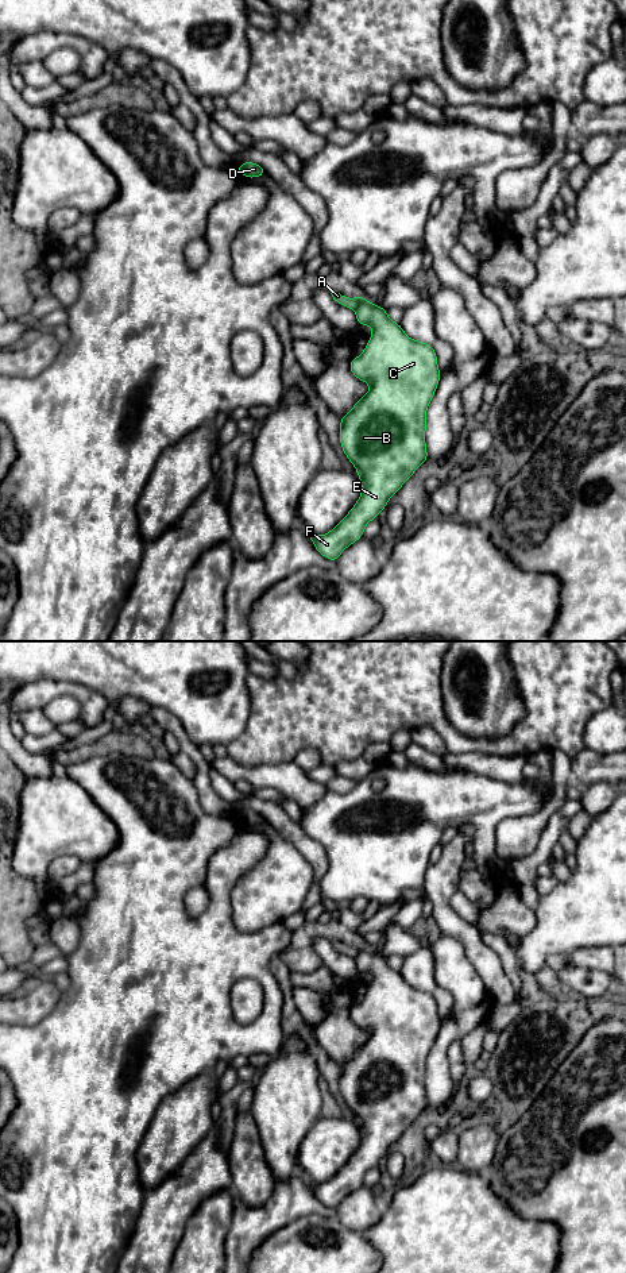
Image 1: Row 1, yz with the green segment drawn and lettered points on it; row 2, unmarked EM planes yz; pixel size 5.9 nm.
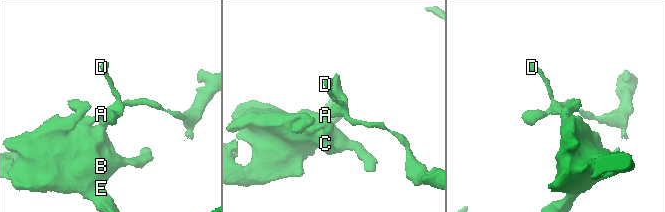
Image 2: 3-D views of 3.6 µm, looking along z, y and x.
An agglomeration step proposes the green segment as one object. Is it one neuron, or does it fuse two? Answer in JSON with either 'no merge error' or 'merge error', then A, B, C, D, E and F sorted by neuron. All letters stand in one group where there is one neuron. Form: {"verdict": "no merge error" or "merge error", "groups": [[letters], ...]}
{"verdict": "merge error", "groups": [["A", "D"], ["B", "C", "E", "F"]]}

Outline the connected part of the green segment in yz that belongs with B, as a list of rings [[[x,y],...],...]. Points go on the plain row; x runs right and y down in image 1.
[[[364,948],[356,957],[359,973],[370,973],[372,983],[364,999],[349,1010],[351,1021],[362,1030],[370,1033],[370,1038],[356,1049],[353,1056],[340,1066],[339,1087],[348,1108],[355,1114],[362,1133],[362,1142],[348,1162],[328,1181],[317,1184],[309,1181],[314,1196],[326,1207],[336,1210],[341,1200],[358,1189],[366,1173],[378,1166],[389,1147],[403,1134],[416,1118],[428,1108],[425,1091],[426,1057],[440,1030],[440,1017],[434,996],[414,987],[410,987],[401,972],[389,967],[387,958],[378,952]]]

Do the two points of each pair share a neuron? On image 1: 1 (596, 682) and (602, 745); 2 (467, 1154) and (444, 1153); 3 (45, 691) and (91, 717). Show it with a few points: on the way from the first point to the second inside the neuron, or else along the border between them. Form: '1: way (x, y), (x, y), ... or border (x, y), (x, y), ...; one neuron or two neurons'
1: border (611, 705), (598, 710), (587, 721), (582, 739); two neurons
2: border (458, 1137), (455, 1164); two neurons
3: way (58, 689), (74, 690), (88, 703); one neuron

